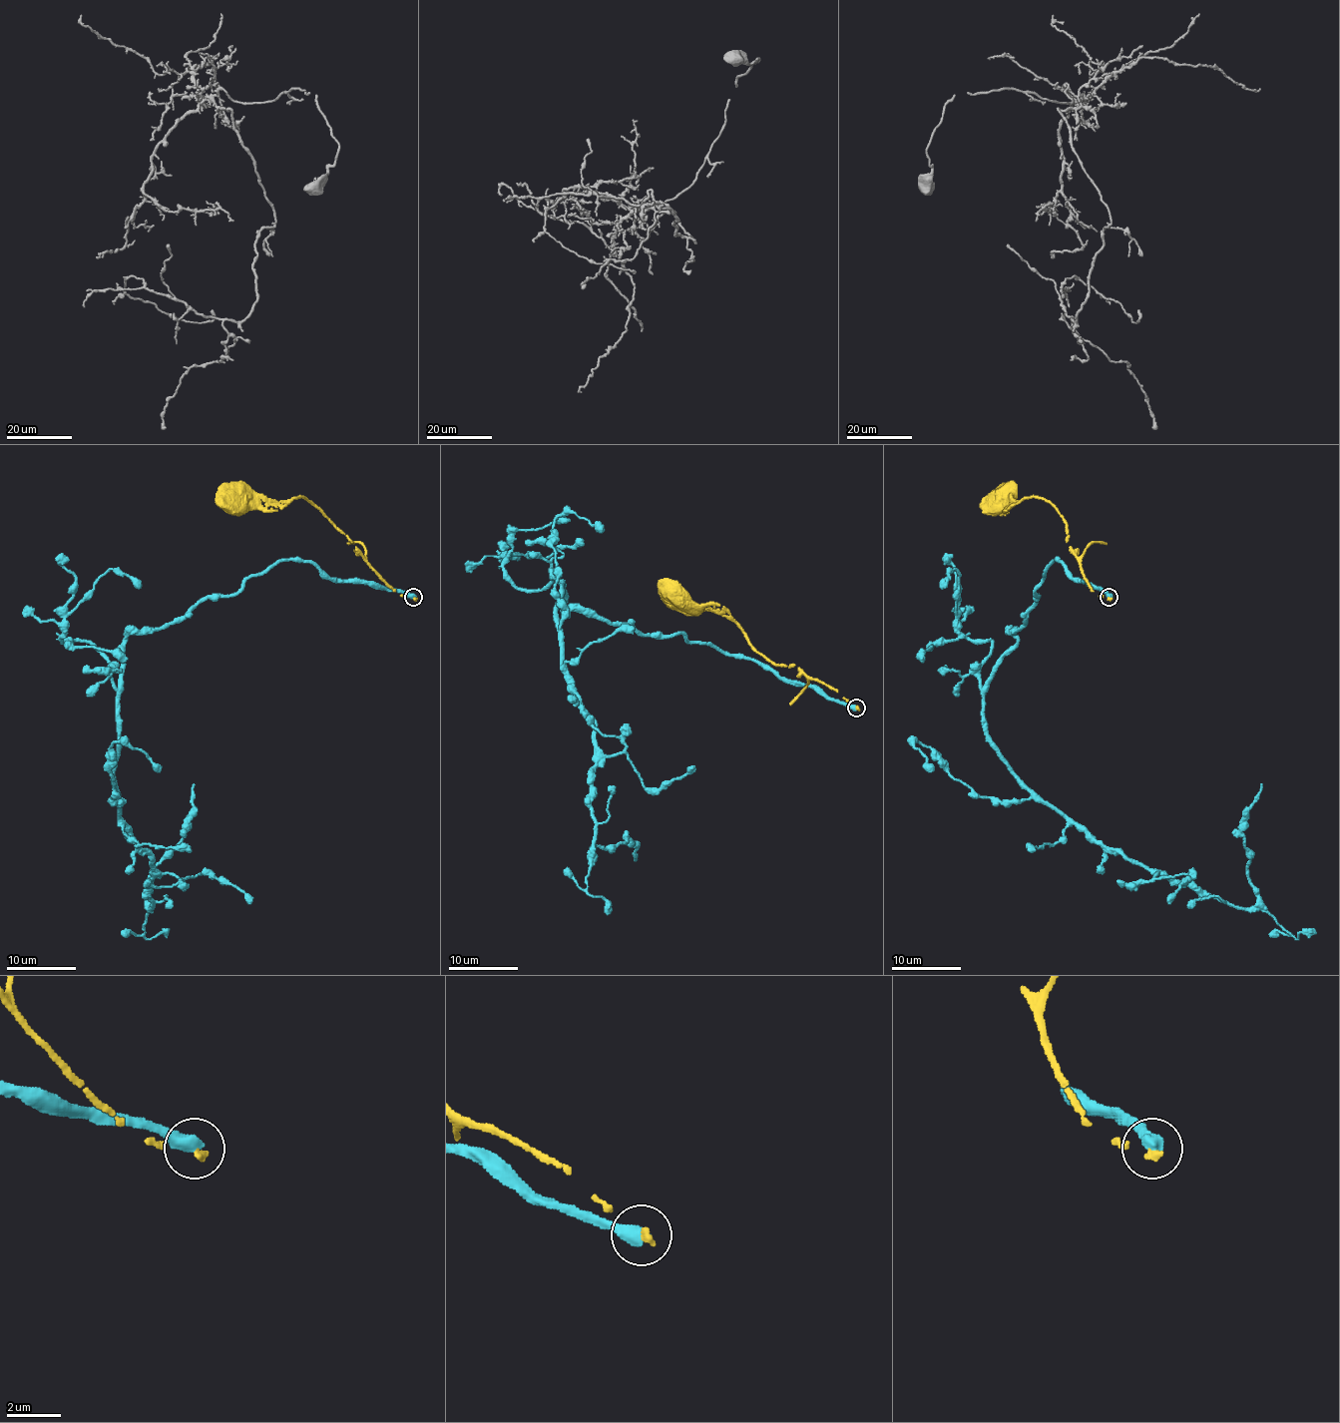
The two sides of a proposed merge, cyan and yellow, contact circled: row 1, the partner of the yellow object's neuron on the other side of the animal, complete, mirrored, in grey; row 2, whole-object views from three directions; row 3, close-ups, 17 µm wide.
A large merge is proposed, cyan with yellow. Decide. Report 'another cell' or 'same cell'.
another cell

